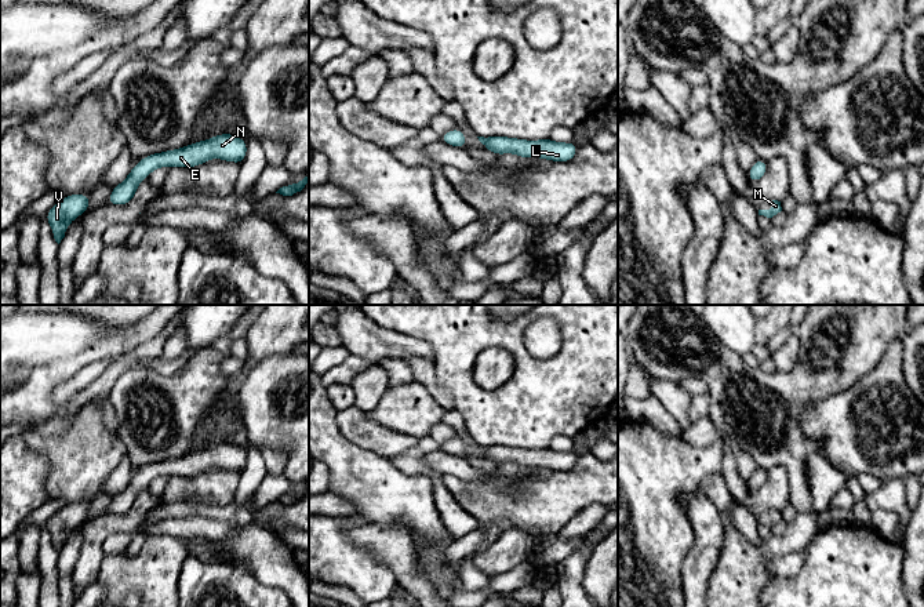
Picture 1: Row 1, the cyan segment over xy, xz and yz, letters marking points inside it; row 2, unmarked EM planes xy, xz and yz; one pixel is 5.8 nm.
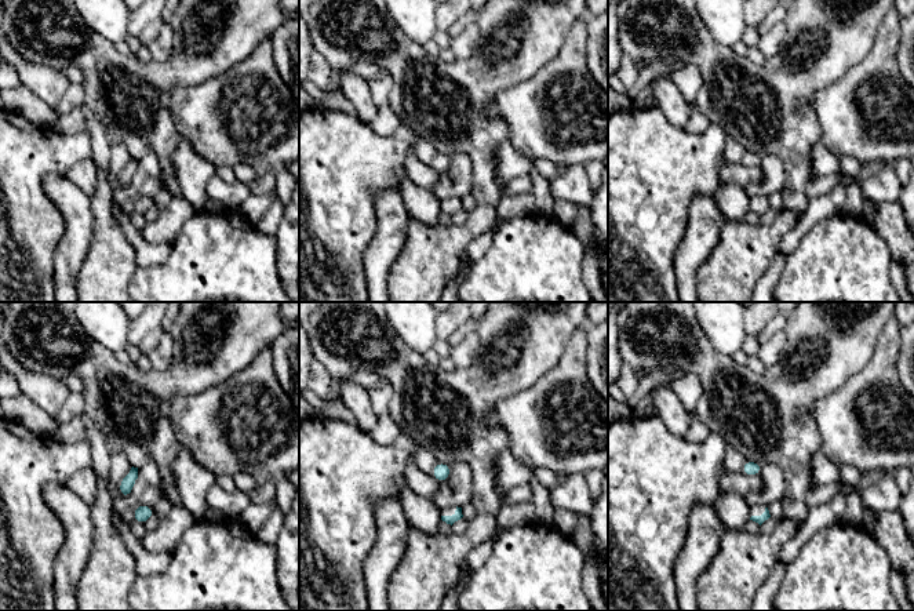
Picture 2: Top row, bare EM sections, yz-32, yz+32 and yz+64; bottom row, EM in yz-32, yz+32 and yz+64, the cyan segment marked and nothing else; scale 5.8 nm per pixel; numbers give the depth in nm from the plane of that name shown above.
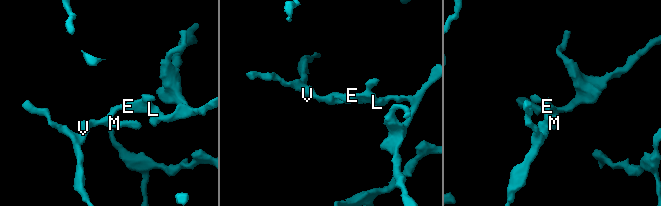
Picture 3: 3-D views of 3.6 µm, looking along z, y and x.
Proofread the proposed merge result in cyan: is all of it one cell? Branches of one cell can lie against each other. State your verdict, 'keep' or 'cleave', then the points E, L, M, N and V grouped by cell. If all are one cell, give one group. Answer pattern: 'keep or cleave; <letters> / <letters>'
keep; E L M N V

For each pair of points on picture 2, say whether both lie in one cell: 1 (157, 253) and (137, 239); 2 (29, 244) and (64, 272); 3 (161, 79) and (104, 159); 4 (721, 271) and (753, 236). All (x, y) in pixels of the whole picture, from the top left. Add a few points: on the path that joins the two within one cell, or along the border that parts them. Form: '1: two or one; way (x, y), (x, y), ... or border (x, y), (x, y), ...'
1: one; way (152, 253), (142, 244)
2: two; border (65, 233), (54, 254), (54, 287)
3: two; border (90, 115), (106, 131), (110, 139)
4: one; way (729, 262), (746, 244)

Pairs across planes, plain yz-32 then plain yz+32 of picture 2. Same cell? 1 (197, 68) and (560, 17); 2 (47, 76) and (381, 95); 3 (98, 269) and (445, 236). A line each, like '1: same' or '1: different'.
1: same
2: different
3: same

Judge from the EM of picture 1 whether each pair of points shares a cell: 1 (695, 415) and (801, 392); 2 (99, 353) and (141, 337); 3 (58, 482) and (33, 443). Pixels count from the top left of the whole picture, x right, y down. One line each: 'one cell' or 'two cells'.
1: two cells
2: one cell
3: one cell

